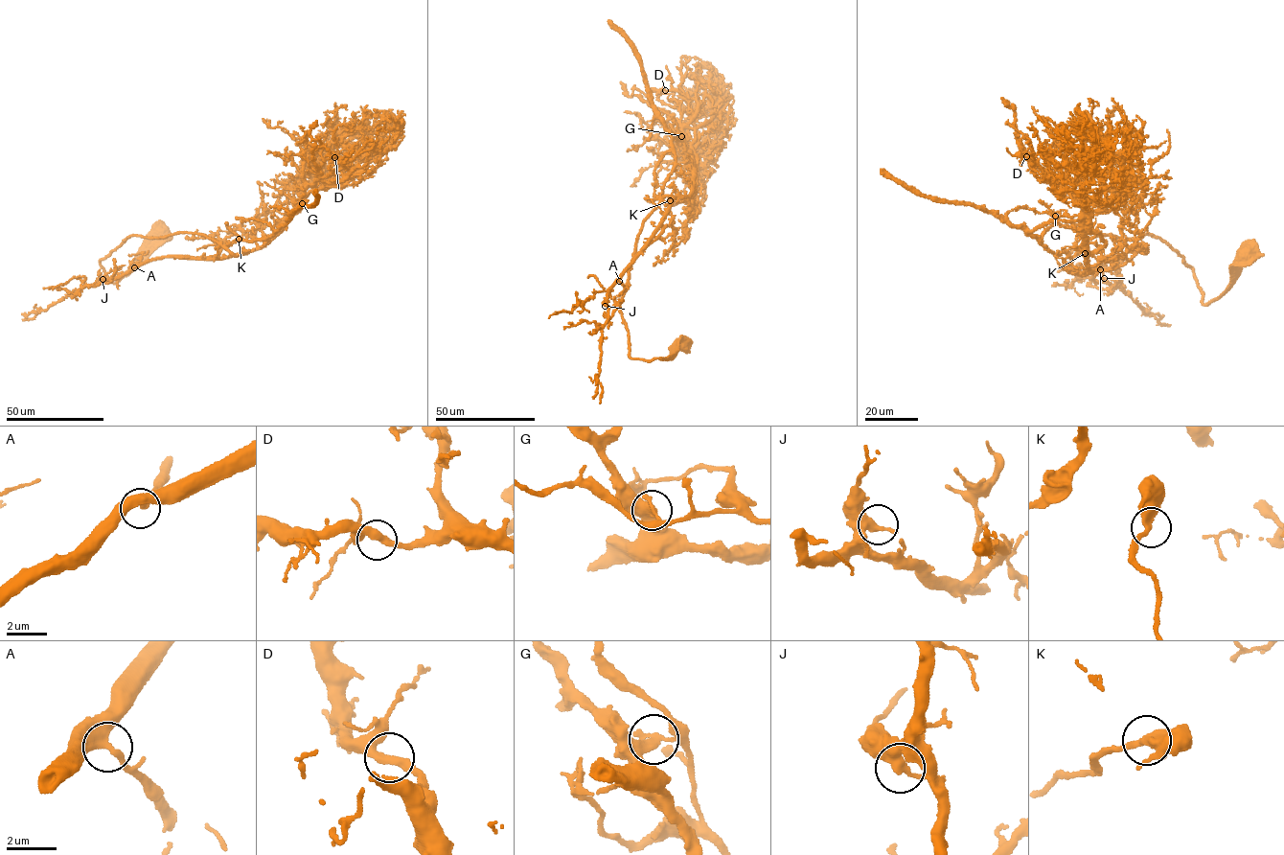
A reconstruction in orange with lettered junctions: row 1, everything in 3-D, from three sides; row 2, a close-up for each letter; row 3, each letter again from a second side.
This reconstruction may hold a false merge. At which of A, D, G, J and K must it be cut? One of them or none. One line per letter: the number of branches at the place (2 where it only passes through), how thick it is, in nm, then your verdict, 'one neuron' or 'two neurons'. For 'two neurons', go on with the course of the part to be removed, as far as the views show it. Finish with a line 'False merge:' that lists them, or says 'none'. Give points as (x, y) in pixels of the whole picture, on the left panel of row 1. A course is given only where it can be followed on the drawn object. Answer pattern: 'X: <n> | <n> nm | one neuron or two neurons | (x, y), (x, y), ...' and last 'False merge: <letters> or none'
A: 2 | 420 nm | one neuron
D: 2 | 360 nm | one neuron
G: 2 | 360 nm | two neurons | (302, 203), (295, 208), (288, 220), (299, 208), (317, 204), (317, 190)
J: 2 | 440 nm | one neuron
K: 2 | 380 nm | one neuron
False merge: G

